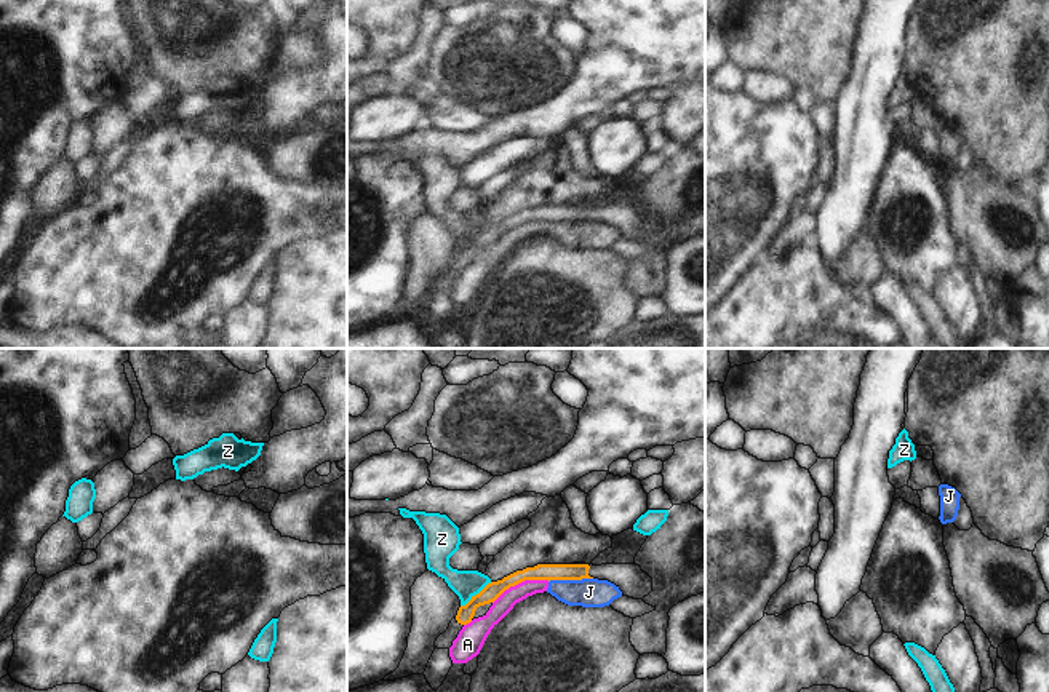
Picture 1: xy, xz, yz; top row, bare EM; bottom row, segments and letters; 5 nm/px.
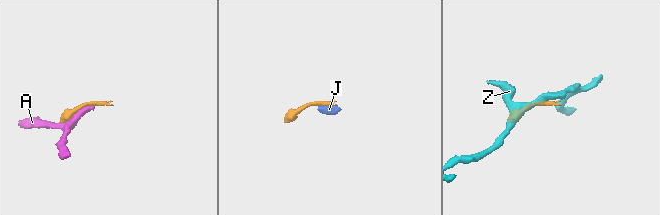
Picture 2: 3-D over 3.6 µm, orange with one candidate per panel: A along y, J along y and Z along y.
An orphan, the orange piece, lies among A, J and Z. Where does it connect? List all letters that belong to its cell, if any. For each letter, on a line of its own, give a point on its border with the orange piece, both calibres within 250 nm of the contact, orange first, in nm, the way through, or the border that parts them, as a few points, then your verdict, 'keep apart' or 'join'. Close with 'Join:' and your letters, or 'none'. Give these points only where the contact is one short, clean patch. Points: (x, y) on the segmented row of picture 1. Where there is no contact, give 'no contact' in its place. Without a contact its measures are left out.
A: meets orange in xz at (520, 582); 90 nm thick on the orange side, 90 nm on the other; keep apart
J: meets orange in xz at (570, 579); 80 nm thick on the orange side, 140 nm on the other; keep apart
Z: meets orange in xz at (475, 595); 90 nm thick on the orange side, 140 nm on the other; border along xz (491, 582), (461, 606); keep apart
Join: none

